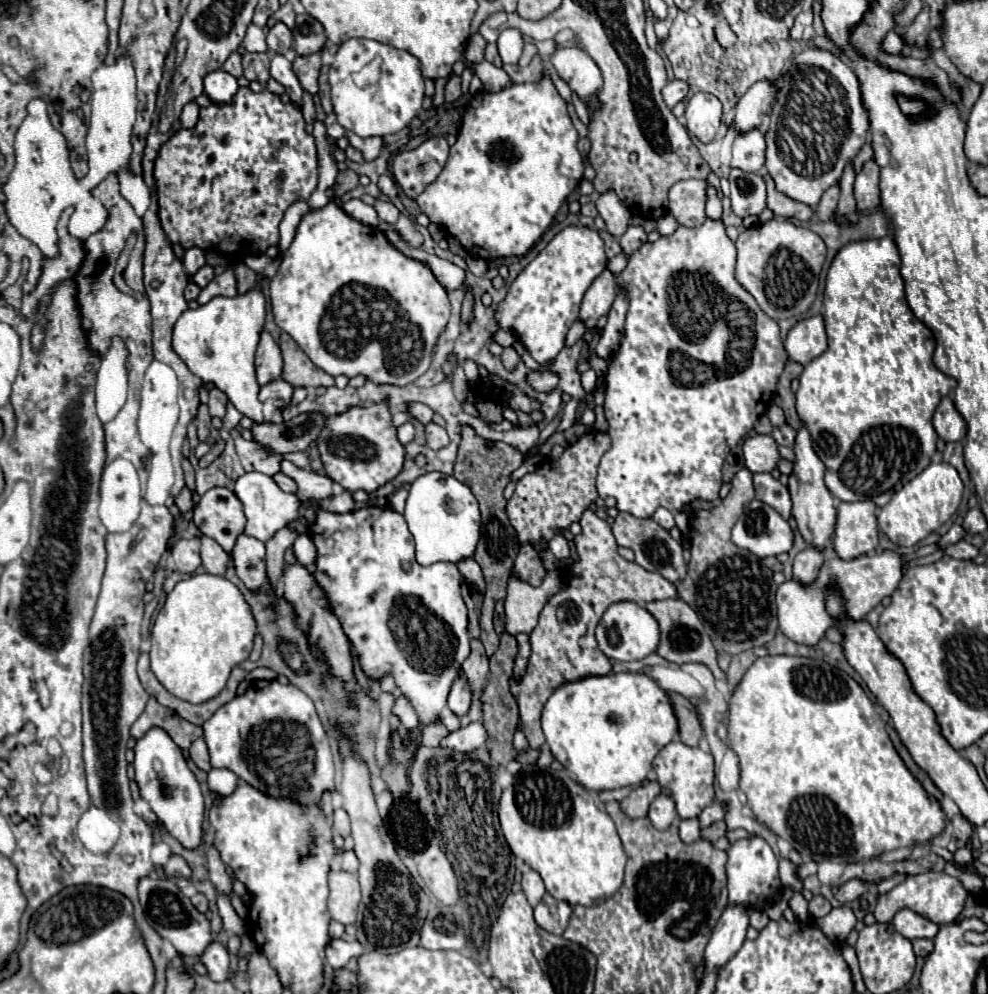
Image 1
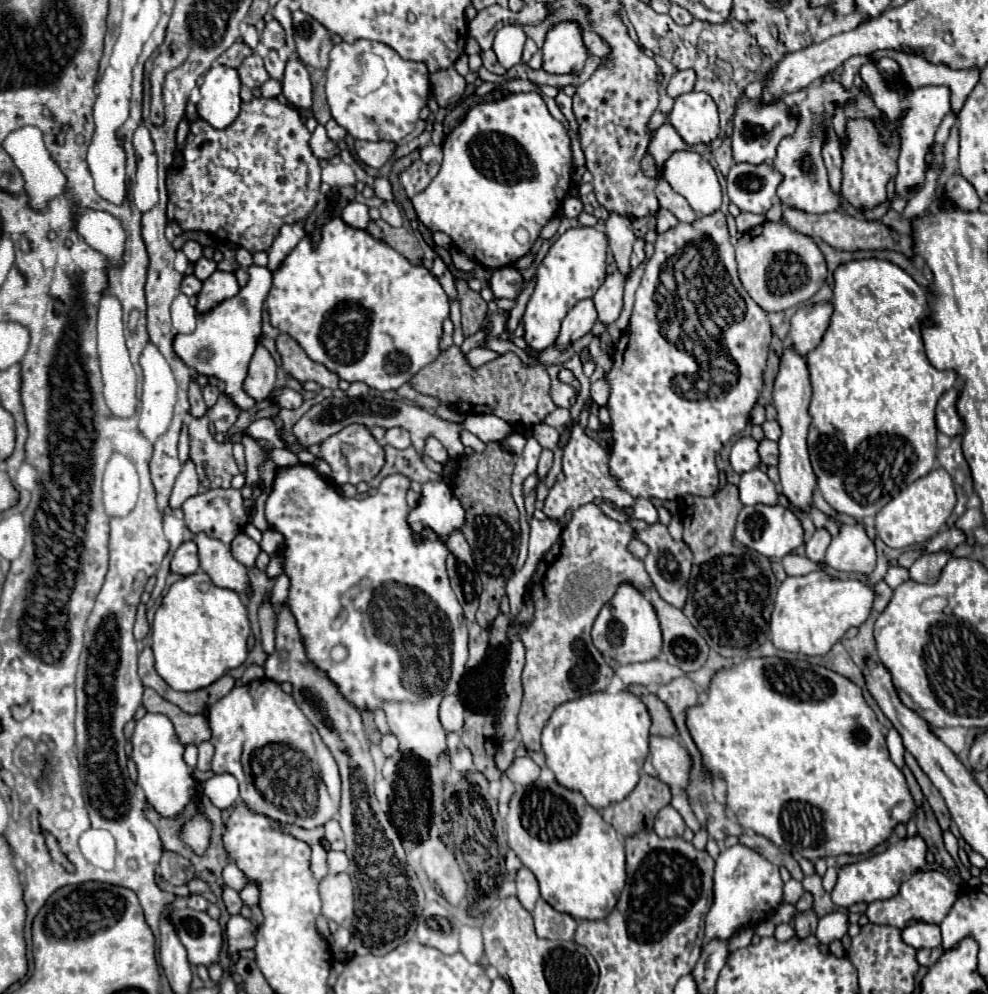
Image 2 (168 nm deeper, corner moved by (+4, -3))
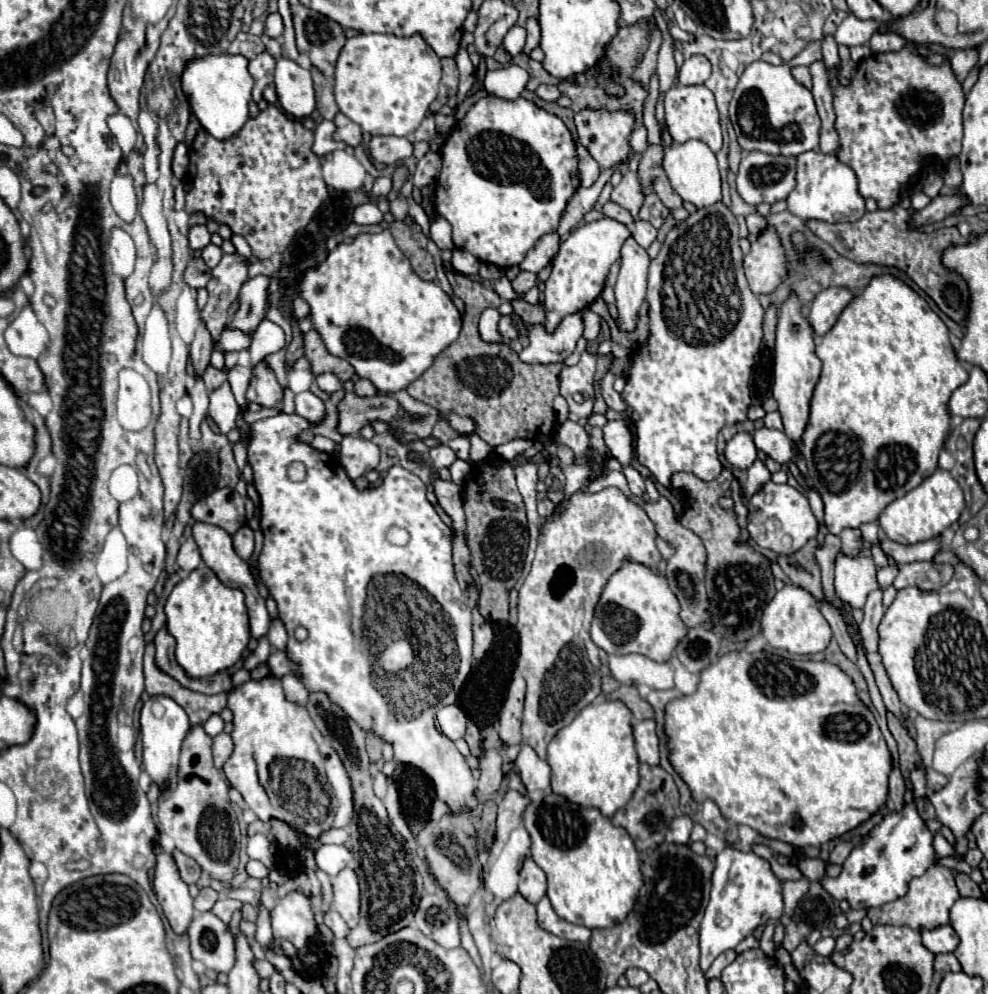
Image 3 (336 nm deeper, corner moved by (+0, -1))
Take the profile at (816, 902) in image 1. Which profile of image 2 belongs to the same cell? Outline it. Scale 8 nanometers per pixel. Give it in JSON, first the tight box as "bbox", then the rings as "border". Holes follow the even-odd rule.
{"bbox":[795,912,817,940],"border":[[[803,912],[799,916],[795,916],[795,938],[803,940],[809,934],[815,934],[817,928],[817,914],[815,912]]]}

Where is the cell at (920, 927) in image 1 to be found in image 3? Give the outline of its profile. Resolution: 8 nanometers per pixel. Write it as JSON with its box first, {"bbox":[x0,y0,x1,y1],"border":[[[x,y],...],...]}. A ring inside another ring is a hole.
{"bbox":[921,926,959,954],"border":[[[939,926],[933,930],[923,930],[921,932],[923,946],[931,950],[933,954],[943,954],[943,952],[953,952],[959,944],[959,938],[955,936],[955,930],[951,926]]]}

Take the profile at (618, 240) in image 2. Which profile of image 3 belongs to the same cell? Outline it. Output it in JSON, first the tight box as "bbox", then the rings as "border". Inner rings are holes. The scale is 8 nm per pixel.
{"bbox":[615,236,647,330],"border":[[[629,236],[621,248],[621,270],[615,284],[615,298],[619,310],[619,328],[633,330],[637,324],[637,310],[645,300],[647,290],[647,252]]]}

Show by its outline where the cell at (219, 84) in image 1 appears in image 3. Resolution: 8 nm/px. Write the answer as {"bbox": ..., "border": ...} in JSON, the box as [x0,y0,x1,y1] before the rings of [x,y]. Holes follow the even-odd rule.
{"bbox":[181,54,253,140],"border":[[[219,54],[219,56],[205,56],[199,60],[193,60],[185,66],[181,84],[189,98],[193,114],[199,118],[201,126],[211,136],[215,136],[219,140],[231,138],[247,122],[247,118],[249,118],[247,106],[249,106],[251,88],[253,88],[253,78],[247,70],[247,58]]]}

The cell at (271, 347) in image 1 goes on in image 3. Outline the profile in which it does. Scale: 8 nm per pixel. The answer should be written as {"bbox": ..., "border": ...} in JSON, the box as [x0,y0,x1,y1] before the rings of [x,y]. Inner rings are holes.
{"bbox":[247,362,283,408],"border":[[[259,362],[253,368],[253,376],[251,376],[251,382],[247,388],[247,400],[271,408],[281,398],[283,398],[283,390],[275,378],[275,372],[269,368],[269,364]]]}

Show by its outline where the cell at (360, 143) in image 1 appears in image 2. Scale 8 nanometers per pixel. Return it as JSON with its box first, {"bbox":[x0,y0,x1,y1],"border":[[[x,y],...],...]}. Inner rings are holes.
{"bbox":[355,140,397,168],"border":[[[367,140],[355,142],[357,156],[371,168],[381,168],[391,158],[395,148],[397,144],[393,142],[367,142]]]}

